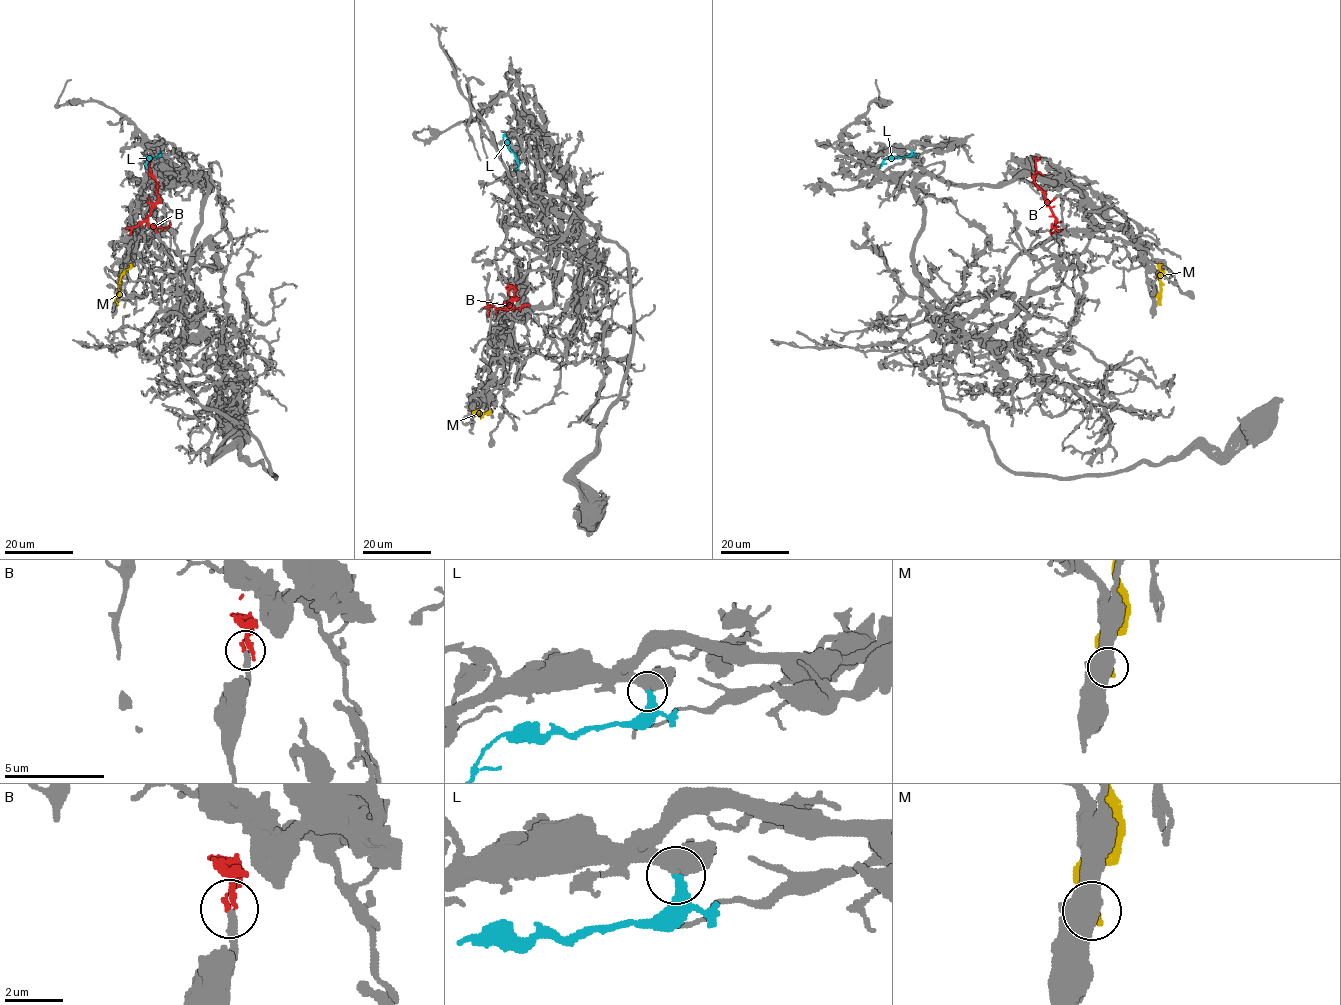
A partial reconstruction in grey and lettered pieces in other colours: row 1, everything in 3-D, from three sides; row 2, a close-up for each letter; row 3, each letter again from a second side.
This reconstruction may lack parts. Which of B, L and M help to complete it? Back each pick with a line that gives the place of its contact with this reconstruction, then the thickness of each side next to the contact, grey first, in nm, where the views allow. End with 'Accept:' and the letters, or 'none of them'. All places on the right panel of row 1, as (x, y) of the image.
L: (911, 150) | 320/240 nm
Accept: L

